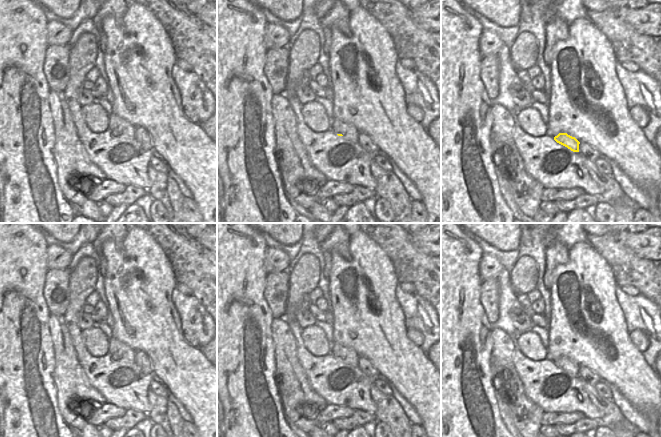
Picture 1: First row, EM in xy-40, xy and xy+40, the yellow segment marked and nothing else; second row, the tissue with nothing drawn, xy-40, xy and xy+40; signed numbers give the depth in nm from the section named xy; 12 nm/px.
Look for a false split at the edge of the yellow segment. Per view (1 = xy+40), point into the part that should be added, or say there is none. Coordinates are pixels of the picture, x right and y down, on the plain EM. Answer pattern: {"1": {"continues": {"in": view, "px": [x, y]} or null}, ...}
{"1": {"continues": null}}

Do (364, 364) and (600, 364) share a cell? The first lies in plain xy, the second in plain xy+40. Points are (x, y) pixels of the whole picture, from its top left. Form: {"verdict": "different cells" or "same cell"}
{"verdict": "different cells"}

